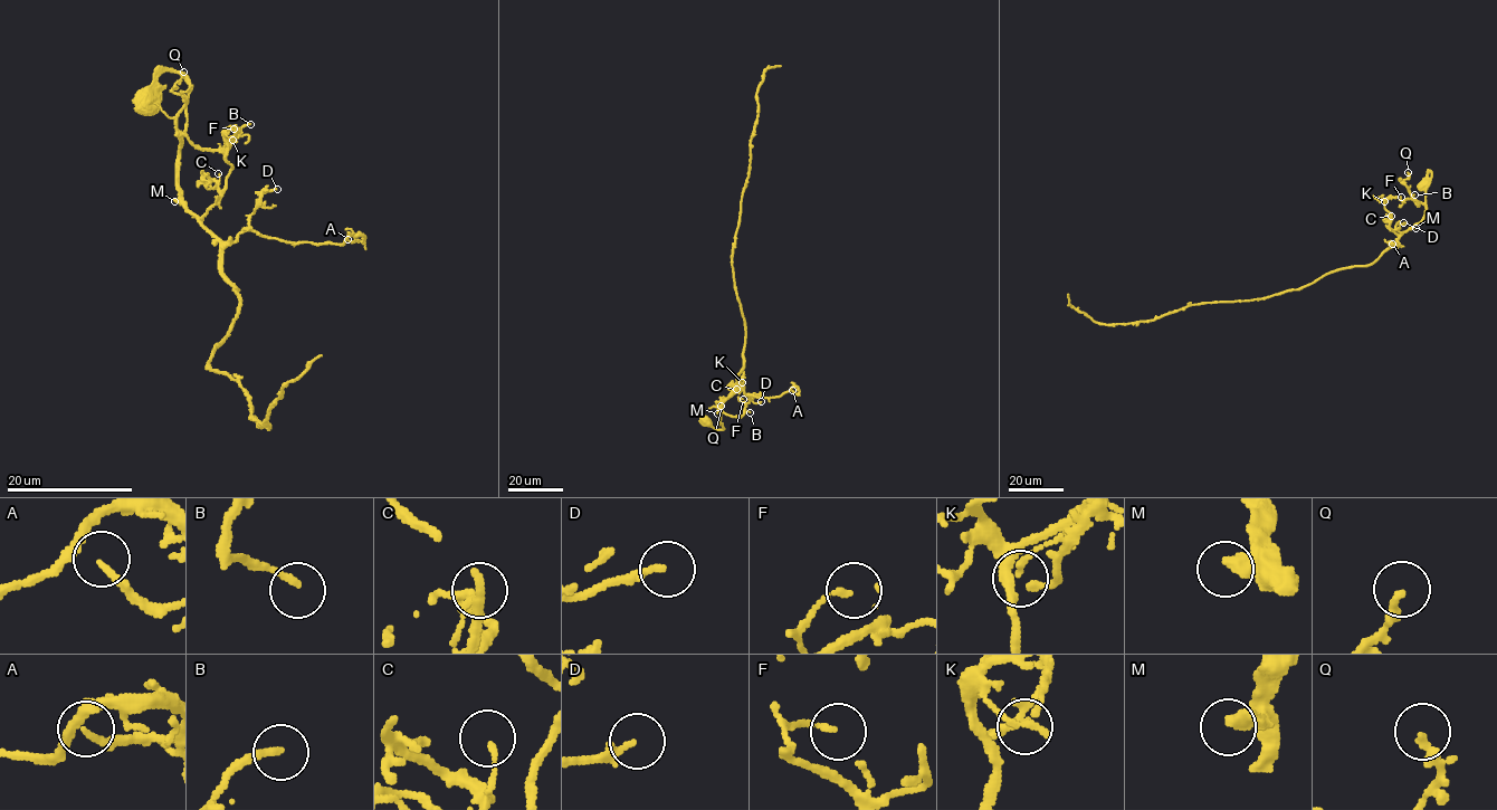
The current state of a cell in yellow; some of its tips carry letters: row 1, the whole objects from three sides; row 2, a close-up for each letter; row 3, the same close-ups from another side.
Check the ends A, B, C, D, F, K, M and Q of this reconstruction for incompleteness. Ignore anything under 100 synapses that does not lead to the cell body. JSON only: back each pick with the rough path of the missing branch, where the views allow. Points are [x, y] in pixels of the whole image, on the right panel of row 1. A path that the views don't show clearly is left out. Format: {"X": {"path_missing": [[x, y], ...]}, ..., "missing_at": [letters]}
{"missing_at": []}

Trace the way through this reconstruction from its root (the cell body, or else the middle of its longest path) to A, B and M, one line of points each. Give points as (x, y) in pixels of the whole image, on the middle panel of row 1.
A: (705, 420), (723, 429), (720, 408), (740, 389), (764, 398), (792, 387), (799, 392), (792, 390)
B: (705, 420), (712, 427), (723, 429), (721, 410), (735, 417), (740, 417), (745, 410), (750, 412)
M: (705, 420), (712, 427), (723, 429), (720, 412), (717, 413)

